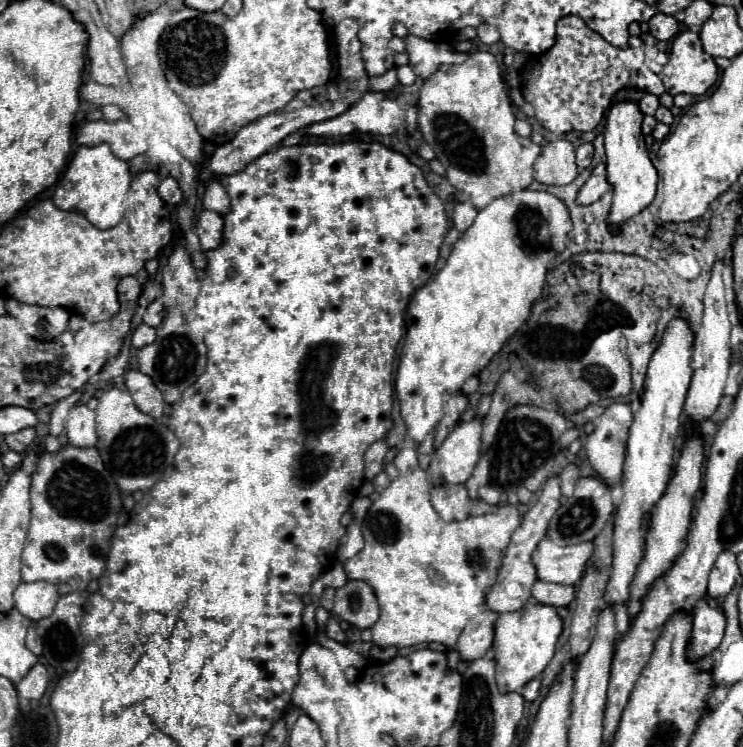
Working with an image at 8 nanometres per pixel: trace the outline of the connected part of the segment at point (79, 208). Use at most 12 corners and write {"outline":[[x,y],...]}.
{"outline":[[108,144],[80,146],[54,204],[100,230],[124,216],[132,176]]}

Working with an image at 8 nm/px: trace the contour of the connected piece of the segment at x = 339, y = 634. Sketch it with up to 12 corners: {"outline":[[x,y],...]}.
{"outline":[[336,618],[326,624],[326,636],[338,642],[346,638]]}

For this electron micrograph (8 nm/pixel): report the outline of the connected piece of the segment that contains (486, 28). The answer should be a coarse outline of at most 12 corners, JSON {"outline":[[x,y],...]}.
{"outline":[[480,24],[480,42],[496,44],[500,40],[498,30],[490,24]]}

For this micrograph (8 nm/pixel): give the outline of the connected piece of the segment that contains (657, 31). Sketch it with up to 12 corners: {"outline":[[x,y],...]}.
{"outline":[[654,14],[648,22],[658,40],[672,40],[678,22],[668,14]]}

